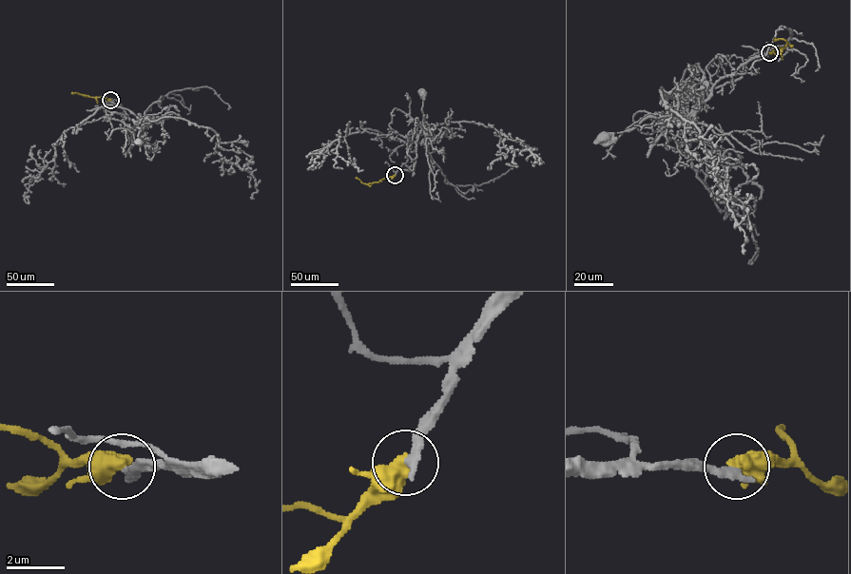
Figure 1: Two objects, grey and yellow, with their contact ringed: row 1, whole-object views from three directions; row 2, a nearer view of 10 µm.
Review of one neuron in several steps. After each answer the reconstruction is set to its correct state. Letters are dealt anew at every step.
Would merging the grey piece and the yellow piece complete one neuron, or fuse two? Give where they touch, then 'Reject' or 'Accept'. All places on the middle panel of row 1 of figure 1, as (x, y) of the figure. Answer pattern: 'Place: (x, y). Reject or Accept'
Place: (395, 175). Reject

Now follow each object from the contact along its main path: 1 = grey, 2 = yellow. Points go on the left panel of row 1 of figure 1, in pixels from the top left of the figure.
1: (111, 100), (122, 105), (124, 123), (134, 130), (140, 129), (139, 142)
2: (111, 100), (71, 93)

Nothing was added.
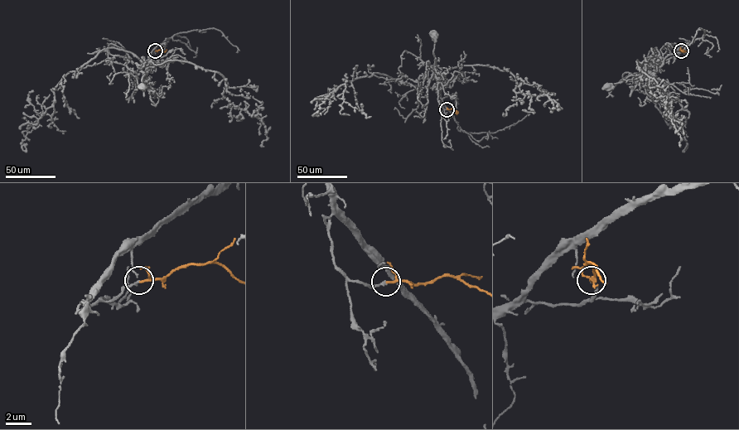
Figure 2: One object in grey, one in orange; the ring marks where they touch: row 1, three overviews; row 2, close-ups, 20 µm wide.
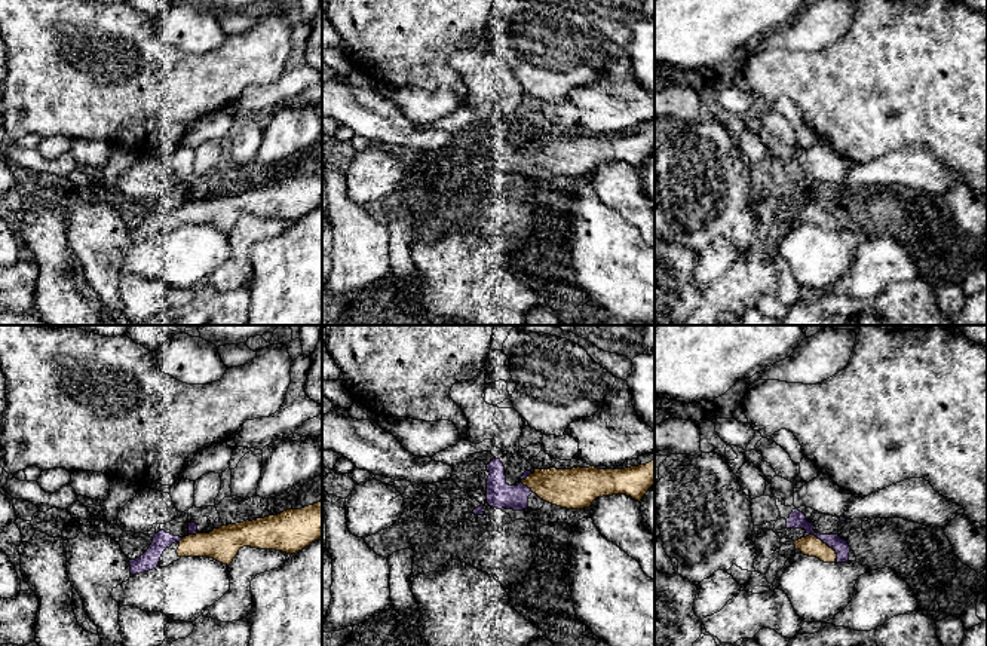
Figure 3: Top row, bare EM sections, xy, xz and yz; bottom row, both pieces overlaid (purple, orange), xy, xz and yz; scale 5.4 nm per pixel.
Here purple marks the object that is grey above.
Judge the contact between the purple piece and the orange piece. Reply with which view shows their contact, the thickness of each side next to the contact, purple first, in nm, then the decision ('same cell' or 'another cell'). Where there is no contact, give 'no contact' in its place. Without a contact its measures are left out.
yz | 100/110 nm | same cell

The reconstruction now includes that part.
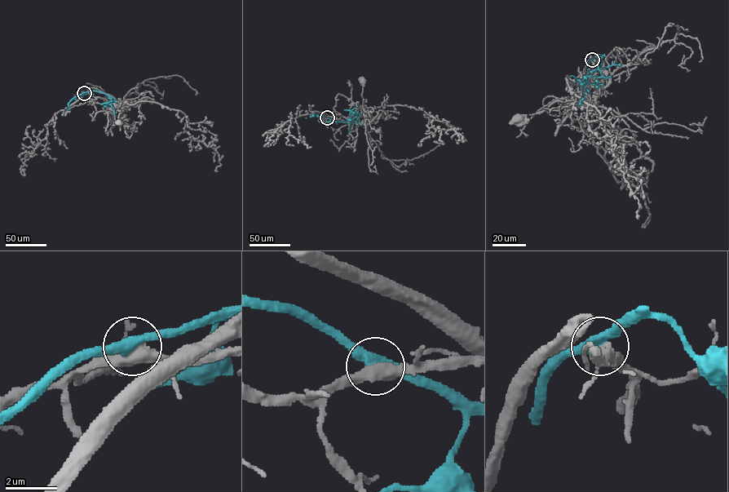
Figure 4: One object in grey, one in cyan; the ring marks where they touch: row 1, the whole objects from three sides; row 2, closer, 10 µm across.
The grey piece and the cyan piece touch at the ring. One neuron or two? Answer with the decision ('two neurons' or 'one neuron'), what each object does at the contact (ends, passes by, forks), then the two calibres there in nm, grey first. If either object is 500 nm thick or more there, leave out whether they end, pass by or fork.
two neurons; calibres 500 and 440 nm

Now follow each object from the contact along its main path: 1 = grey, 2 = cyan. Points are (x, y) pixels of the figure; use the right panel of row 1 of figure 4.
1: (592, 59), (595, 68), (608, 75), (584, 90), (589, 99), (575, 95), (519, 119)
2: (592, 59), (599, 55), (602, 74), (587, 75), (580, 85), (584, 80), (597, 87), (602, 83)

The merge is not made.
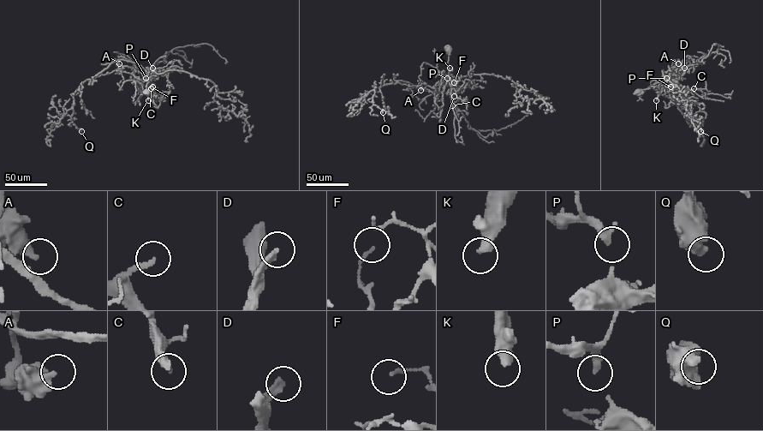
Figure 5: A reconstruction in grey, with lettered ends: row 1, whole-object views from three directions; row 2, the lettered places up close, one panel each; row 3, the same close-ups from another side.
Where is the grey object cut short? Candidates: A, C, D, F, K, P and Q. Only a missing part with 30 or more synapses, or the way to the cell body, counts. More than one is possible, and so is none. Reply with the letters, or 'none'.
C, D, K

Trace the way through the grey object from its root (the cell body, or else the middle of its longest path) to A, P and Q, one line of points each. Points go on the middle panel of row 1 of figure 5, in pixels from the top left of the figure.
A: (449, 50), (450, 72), (446, 84), (437, 82), (434, 95), (427, 89), (420, 90)
P: (449, 50), (449, 83), (449, 77), (447, 78)
Q: (449, 50), (450, 77), (444, 86), (436, 83), (434, 95), (398, 82), (374, 86), (373, 104), (383, 112)

